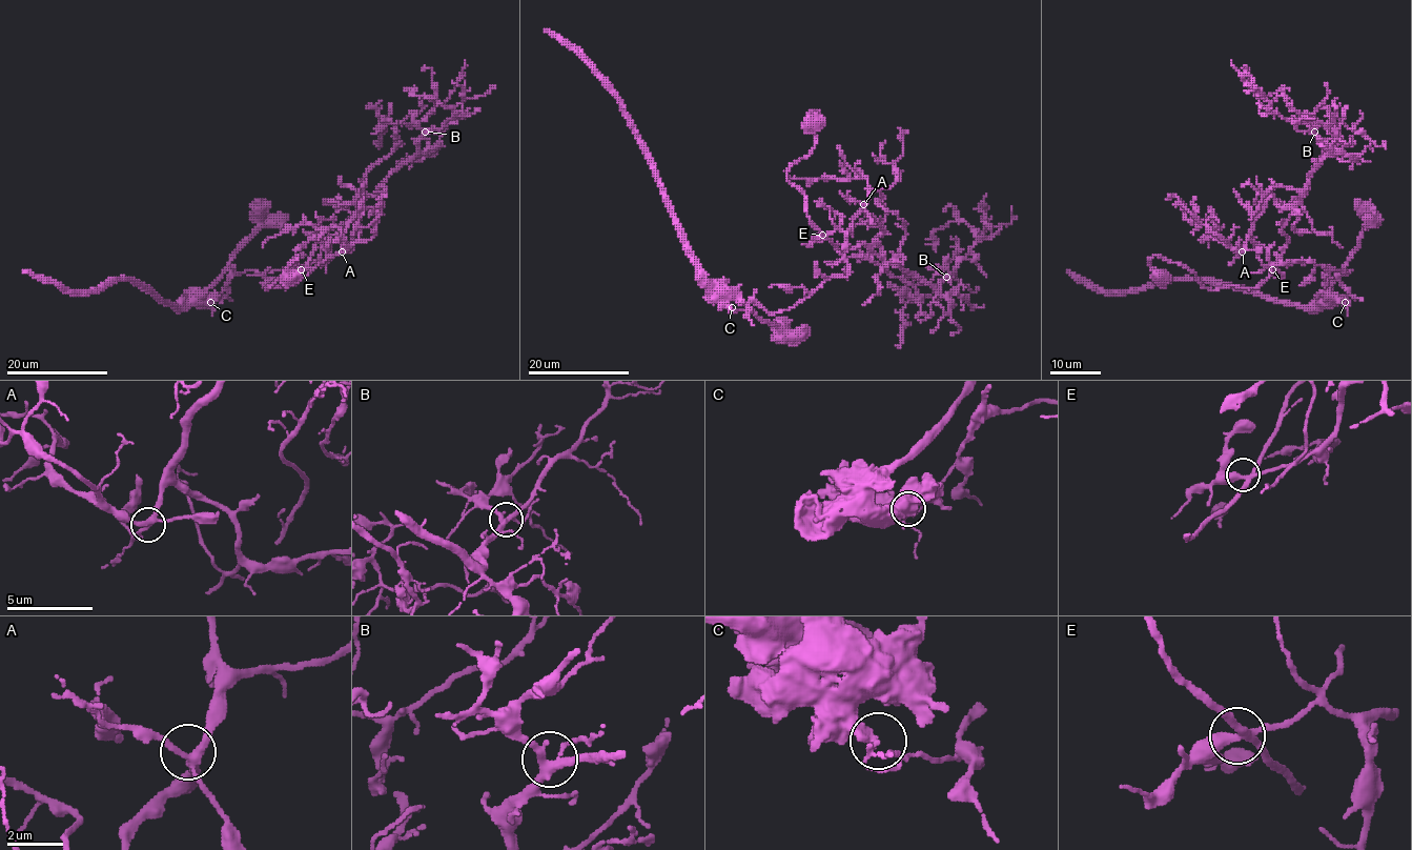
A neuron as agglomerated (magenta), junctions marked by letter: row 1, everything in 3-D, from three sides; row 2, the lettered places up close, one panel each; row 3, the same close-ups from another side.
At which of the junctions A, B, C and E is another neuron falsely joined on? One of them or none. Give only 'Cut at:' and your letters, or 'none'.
Cut at: C

